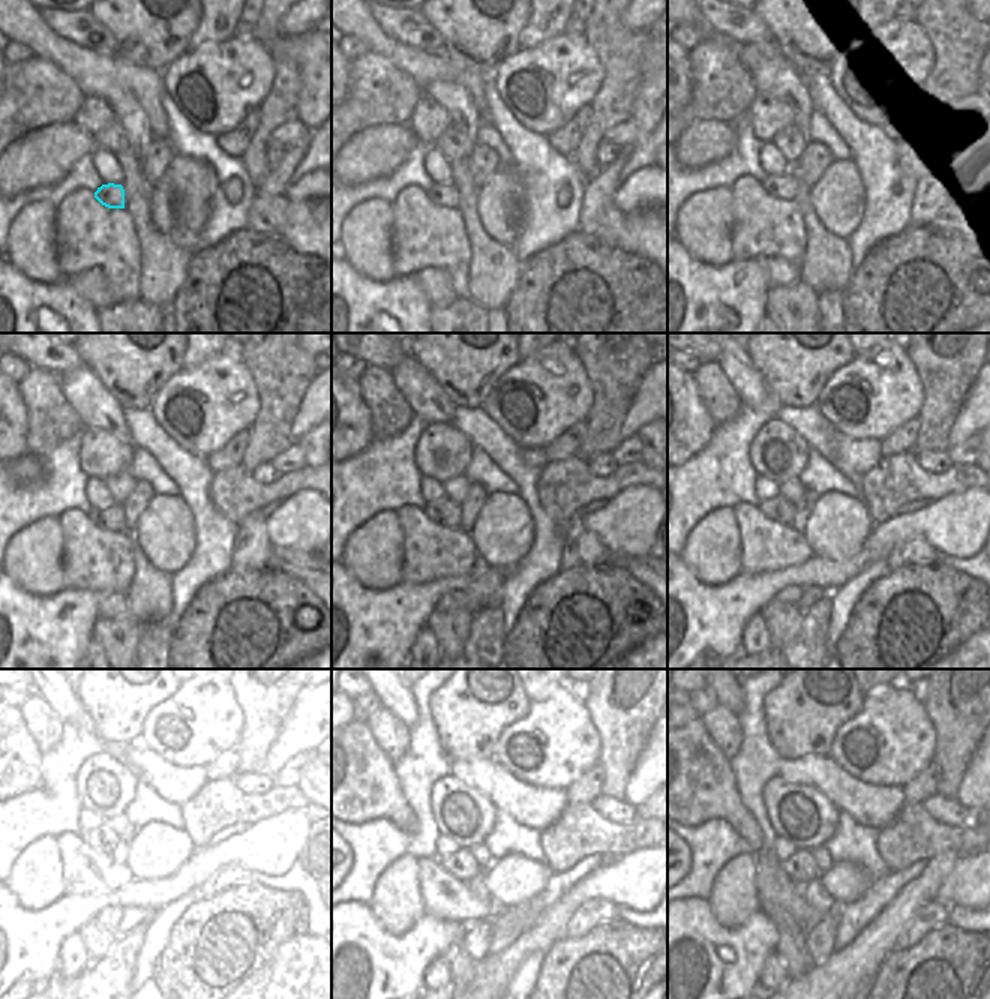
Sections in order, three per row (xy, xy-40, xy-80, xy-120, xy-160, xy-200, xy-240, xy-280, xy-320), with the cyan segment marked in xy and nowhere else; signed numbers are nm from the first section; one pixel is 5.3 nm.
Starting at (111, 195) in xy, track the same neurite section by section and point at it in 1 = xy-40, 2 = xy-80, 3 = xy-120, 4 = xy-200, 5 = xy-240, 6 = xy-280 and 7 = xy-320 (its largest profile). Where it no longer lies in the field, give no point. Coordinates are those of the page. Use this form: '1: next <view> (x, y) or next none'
1: next xy-40 (446, 195)
2: next xy-80 (783, 186)
3: next xy-120 (113, 518)
4: next xy-200 (777, 509)
5: next xy-240 (102, 839)
6: next xy-280 (462, 864)
7: next xy-320 (800, 866)

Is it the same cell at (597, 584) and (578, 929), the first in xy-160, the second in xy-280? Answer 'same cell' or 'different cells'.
different cells

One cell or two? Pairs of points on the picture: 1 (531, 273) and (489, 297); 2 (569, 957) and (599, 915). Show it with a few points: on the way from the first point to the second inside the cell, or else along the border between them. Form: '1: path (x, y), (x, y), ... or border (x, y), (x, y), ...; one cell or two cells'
1: border (524, 263), (518, 284), (503, 308); two cells
2: border (615, 915), (581, 936), (566, 938); two cells

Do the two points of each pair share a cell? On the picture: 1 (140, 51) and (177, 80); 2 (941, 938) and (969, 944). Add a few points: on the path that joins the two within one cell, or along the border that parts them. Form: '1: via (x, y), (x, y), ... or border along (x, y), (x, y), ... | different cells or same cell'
1: border along (188, 50), (161, 71) | different cells
2: via (948, 944), (962, 944) | same cell

